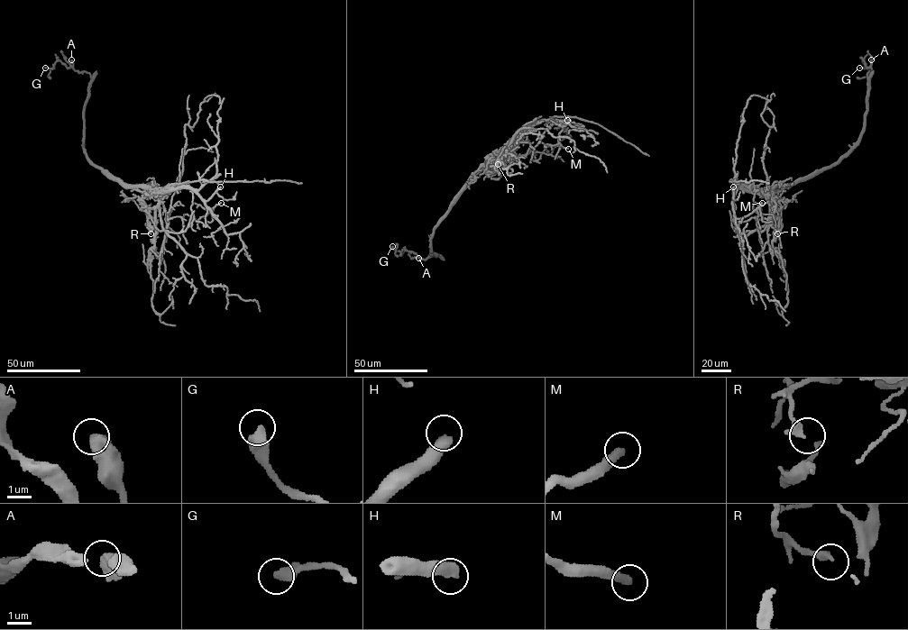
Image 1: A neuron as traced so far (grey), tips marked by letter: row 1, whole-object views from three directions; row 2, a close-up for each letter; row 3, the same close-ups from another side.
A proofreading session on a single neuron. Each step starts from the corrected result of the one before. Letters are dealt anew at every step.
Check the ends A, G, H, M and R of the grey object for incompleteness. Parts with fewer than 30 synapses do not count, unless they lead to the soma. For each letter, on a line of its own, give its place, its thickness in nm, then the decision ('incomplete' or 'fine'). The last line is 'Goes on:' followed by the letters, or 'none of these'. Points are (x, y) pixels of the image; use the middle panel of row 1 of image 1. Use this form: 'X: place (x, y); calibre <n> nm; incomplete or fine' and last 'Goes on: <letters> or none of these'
A: place (418, 258); calibre 650 nm; fine
G: place (392, 246); calibre 460 nm; fine
H: place (567, 120); calibre 460 nm; fine
M: place (568, 149); calibre 360 nm; fine
R: place (498, 164); calibre 200 nm; fine
Goes on: none of these

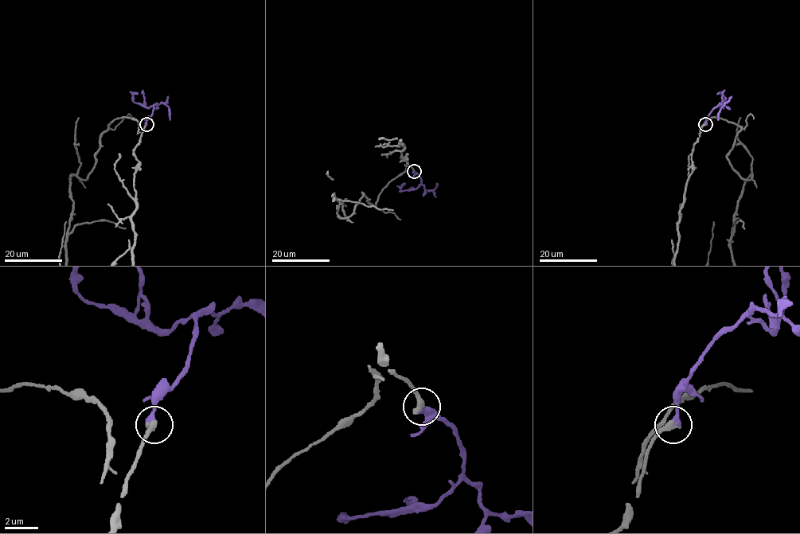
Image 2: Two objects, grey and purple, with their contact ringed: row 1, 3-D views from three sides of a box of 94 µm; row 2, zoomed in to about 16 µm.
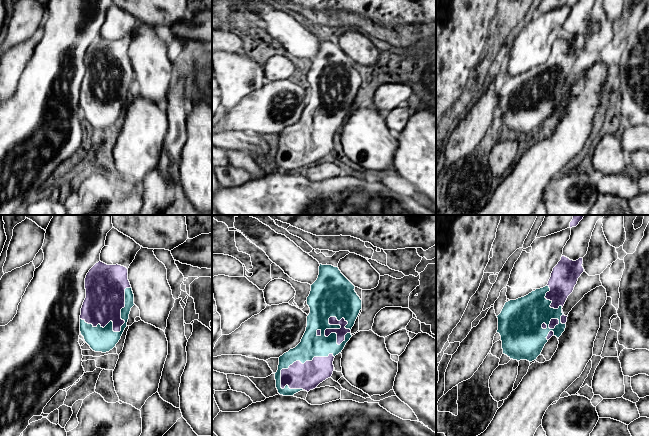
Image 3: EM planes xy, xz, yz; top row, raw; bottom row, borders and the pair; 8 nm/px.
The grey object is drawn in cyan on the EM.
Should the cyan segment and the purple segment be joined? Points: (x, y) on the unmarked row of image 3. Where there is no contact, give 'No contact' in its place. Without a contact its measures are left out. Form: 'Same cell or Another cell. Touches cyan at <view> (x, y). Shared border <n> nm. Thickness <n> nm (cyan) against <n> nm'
Same cell. Touches cyan at xz (328, 104). Shared border 260 nm. Thickness 320 nm (cyan) against 70 nm

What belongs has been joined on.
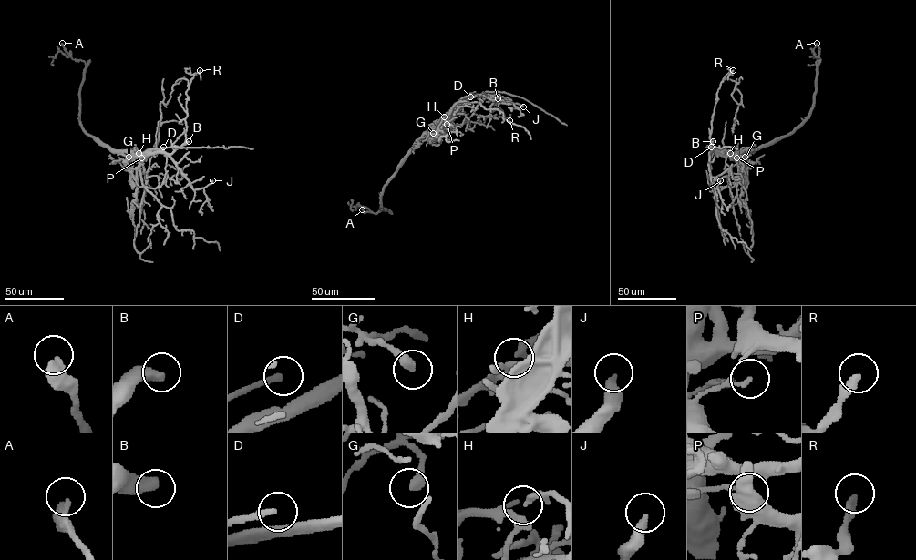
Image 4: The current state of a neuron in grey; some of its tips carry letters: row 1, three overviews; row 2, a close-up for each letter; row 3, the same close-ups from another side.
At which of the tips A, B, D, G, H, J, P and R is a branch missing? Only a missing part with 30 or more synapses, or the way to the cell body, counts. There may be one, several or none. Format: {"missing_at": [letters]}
{"missing_at": ["B"]}

